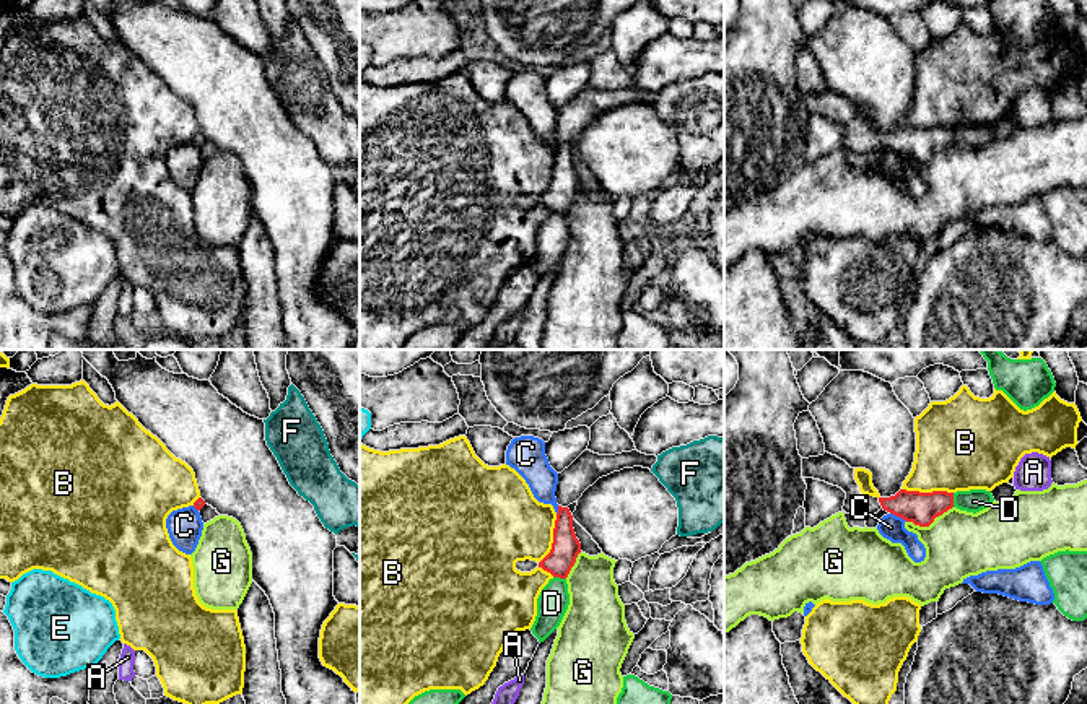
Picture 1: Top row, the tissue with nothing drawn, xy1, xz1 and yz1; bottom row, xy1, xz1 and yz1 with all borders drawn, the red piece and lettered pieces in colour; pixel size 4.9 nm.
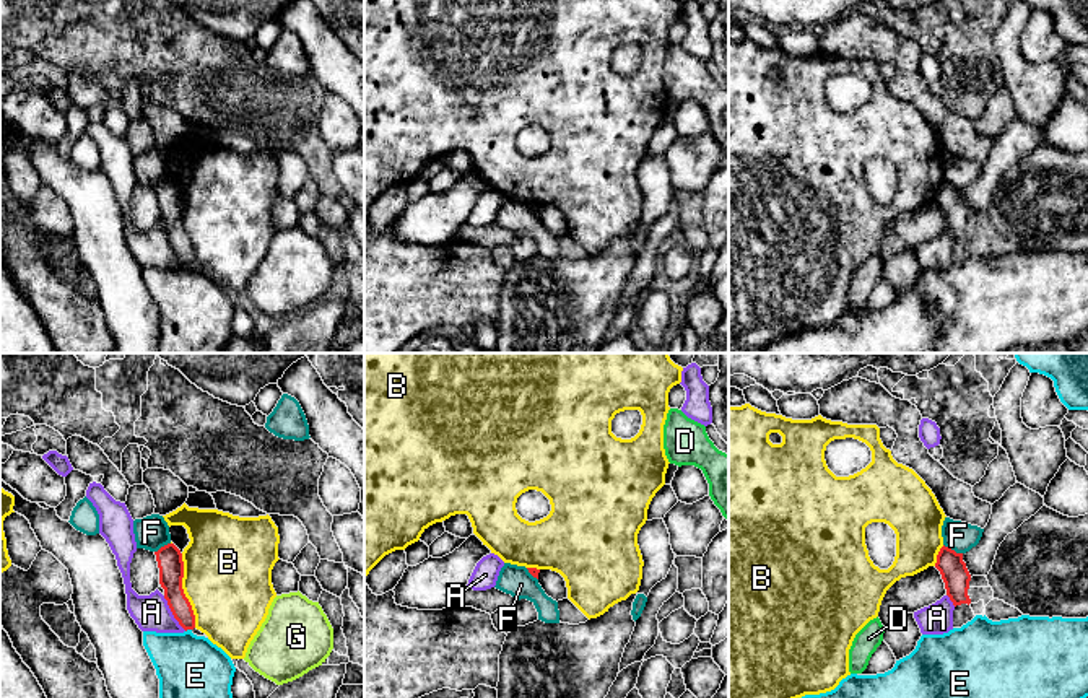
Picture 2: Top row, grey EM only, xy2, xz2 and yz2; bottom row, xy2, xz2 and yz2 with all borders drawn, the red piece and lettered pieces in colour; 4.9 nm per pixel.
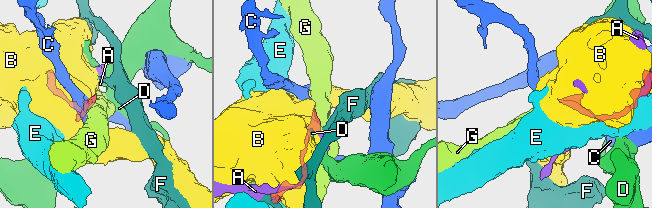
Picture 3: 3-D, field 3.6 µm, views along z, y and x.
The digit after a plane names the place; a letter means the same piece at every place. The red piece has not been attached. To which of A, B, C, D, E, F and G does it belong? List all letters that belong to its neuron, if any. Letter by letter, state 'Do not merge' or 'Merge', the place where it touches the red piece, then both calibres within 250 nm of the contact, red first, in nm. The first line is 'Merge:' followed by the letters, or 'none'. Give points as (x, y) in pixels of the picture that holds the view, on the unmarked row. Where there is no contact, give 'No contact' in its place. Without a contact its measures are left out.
Merge: none
A: Do not merge. Touches red at xy2 (173, 249). Thickness 130 nm (red) against 180 nm
B: Do not merge. Touches red at xy2 (182, 226). Thickness 130 nm (red) against 440 nm
C: Do not merge. Touches red at yz1 (899, 152). Thickness 160 nm (red) against 120 nm
D: Do not merge. Touches red at yz1 (952, 135). Thickness 160 nm (red) against 110 nm
E: Do not merge. Touches red at xy2 (187, 264). Thickness 110 nm (red) against 360 nm
F: Do not merge. Touches red at yz2 (953, 186). Thickness 140 nm (red) against 150 nm
G: Do not merge. Touches red at yz1 (929, 160). Thickness 160 nm (red) against 320 nm

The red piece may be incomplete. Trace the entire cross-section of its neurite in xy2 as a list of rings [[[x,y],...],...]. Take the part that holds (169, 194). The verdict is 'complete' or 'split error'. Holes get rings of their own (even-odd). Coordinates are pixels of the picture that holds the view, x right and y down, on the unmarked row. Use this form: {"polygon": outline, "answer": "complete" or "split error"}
{"polygon": [[[168,179],[154,190],[159,203],[159,220],[164,225],[164,234],[174,254],[185,267],[194,265],[195,251],[182,225],[184,197],[181,185],[174,179]]], "answer": "complete"}

